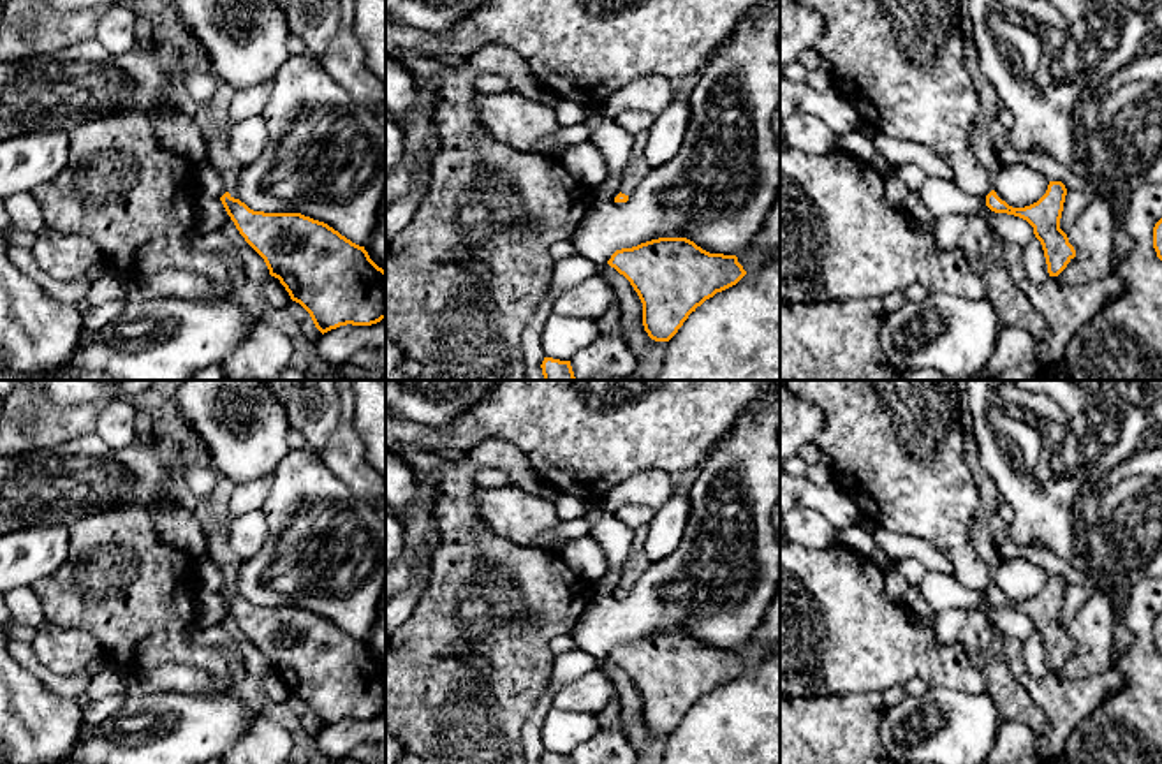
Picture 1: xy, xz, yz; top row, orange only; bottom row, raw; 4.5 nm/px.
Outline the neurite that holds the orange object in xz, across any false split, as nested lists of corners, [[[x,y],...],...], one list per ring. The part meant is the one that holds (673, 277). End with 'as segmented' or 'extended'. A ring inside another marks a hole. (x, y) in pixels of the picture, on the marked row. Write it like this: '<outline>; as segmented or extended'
[[[687,238],[621,248],[607,264],[637,292],[644,331],[655,342],[669,342],[697,306],[746,275],[736,255],[710,253]]]; as segmented

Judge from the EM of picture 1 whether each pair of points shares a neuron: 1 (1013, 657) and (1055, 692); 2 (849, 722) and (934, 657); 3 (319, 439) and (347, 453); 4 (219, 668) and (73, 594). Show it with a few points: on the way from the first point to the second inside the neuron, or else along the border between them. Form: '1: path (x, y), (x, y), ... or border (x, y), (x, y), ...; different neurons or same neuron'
1: path (1018, 669), (1043, 692); same neuron
2: border (882, 692), (851, 690), (840, 694); different neurons
3: border (337, 402), (338, 423), (319, 453); different neurons
4: path (182, 652), (134, 608), (110, 597); same neuron

